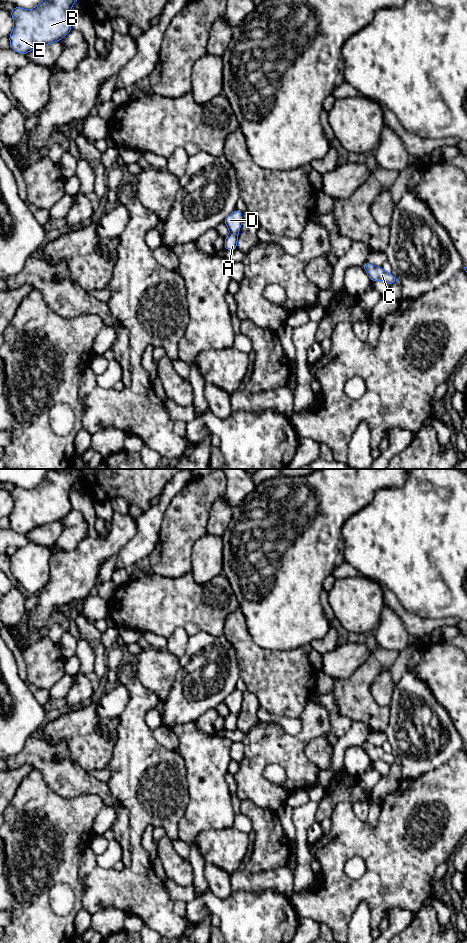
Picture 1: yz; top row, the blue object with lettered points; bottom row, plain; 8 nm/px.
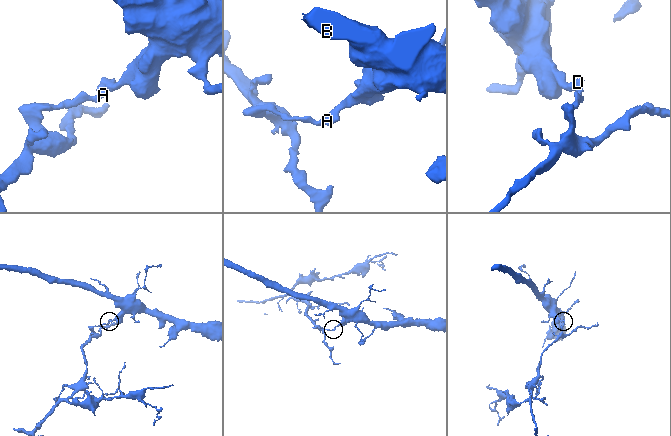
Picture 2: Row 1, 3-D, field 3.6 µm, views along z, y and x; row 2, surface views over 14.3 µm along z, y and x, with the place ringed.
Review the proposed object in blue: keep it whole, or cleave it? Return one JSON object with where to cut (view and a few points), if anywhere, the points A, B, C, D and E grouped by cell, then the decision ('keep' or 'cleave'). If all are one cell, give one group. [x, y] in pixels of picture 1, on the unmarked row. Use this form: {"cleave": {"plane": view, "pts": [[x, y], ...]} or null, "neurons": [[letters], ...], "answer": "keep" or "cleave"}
{"cleave": {"plane": "yz", "pts": [[230, 712], [237, 714]]}, "neurons": [["A", "C"], ["B", "D", "E"]], "answer": "cleave"}

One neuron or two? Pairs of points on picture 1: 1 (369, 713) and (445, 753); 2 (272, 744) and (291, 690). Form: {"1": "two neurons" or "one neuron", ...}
{"1": "two neurons", "2": "two neurons"}

